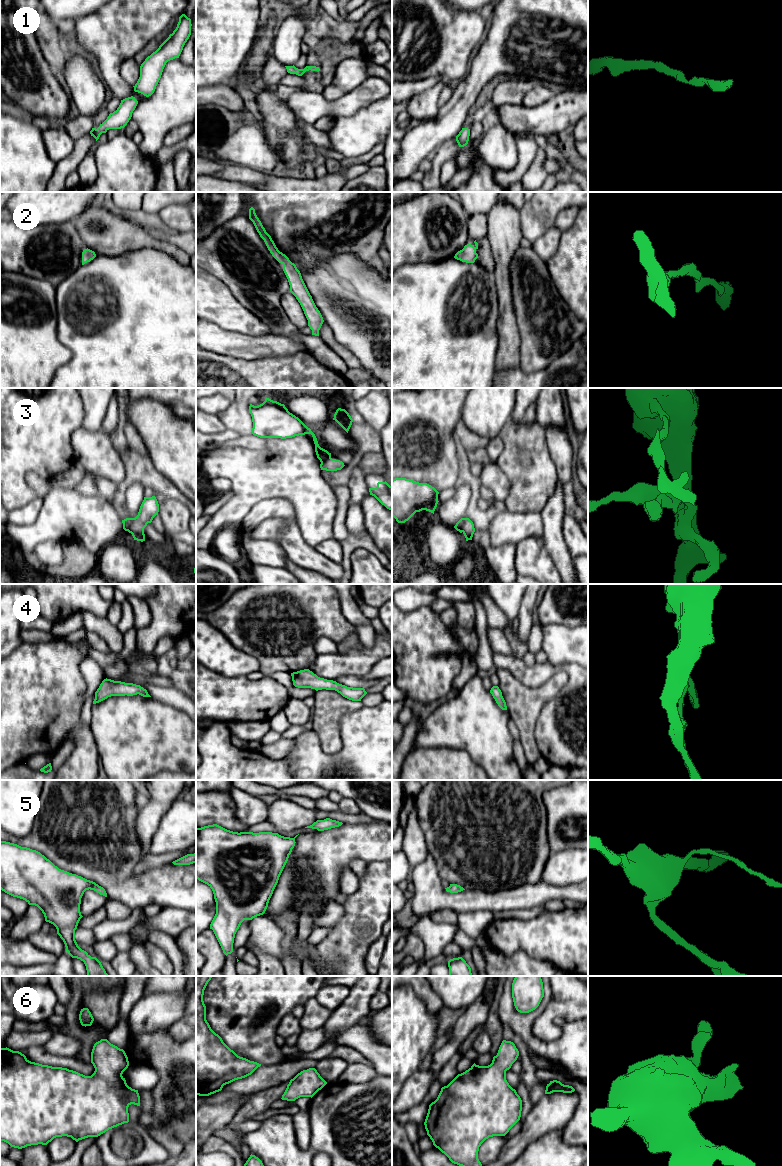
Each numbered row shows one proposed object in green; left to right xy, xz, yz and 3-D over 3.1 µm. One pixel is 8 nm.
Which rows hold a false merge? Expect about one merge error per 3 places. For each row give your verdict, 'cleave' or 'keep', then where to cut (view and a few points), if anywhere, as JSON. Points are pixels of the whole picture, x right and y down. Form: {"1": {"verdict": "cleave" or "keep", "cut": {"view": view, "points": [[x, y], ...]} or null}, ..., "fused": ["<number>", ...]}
{"1": {"verdict": "keep", "cut": null}, "2": {"verdict": "keep", "cut": null}, "3": {"verdict": "cleave", "cut": {"view": "xy", "points": [[133, 518], [133, 523], [128, 531]]}}, "4": {"verdict": "keep", "cut": null}, "5": {"verdict": "keep", "cut": null}, "6": {"verdict": "keep", "cut": null}, "fused": ["3"]}

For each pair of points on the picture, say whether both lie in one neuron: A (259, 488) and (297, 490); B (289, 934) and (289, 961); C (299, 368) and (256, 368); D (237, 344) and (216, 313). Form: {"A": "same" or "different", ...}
{"A": "same", "B": "same", "C": "same", "D": "different"}

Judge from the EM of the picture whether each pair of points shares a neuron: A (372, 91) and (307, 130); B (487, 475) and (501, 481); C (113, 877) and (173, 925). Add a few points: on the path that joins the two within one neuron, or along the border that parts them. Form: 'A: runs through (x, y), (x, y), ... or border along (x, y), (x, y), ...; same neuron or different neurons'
A: border along (298, 119), (312, 124); different neurons
B: runs through (490, 475), (498, 481); same neuron
C: border along (162, 907), (179, 907), (185, 910); different neurons

